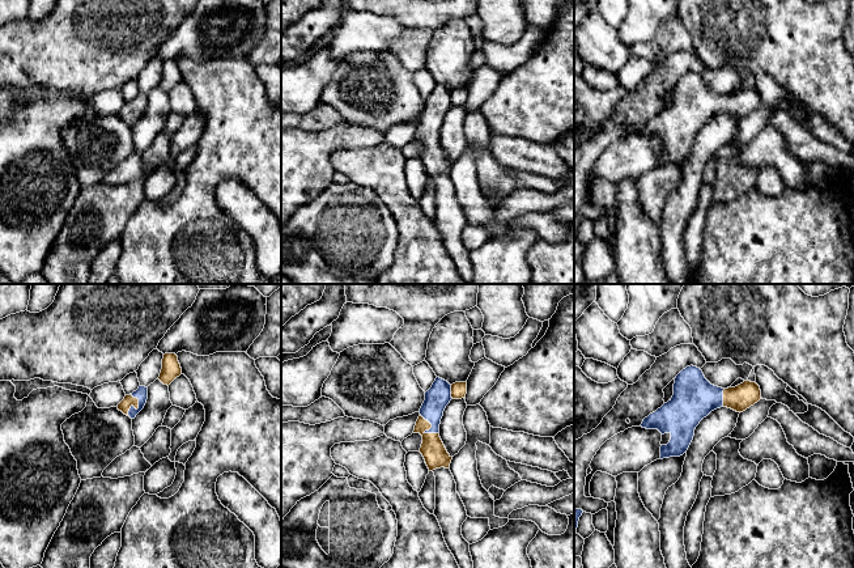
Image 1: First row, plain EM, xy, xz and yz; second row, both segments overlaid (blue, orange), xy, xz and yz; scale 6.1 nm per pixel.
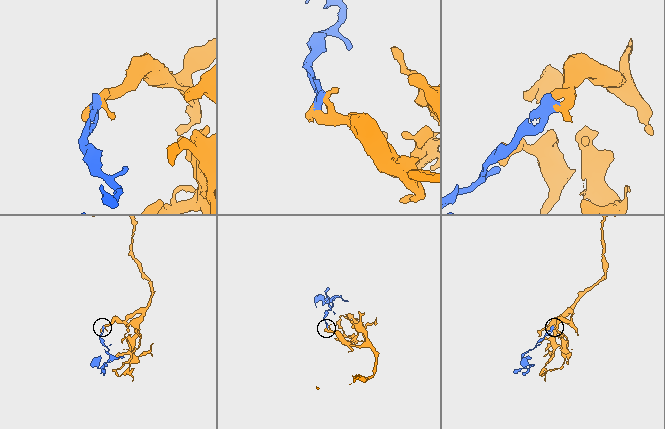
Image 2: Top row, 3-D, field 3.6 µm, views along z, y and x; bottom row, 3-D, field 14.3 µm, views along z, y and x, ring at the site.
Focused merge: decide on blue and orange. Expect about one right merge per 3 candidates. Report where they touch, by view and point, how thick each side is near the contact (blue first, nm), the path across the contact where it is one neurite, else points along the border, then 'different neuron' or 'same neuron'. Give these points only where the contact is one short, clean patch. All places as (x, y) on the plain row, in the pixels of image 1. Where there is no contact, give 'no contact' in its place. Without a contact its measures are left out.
contact xz (430, 135); calibres 150 and 150 nm; way xz (438, 102), (430, 119), (430, 135), (433, 157); same neuron

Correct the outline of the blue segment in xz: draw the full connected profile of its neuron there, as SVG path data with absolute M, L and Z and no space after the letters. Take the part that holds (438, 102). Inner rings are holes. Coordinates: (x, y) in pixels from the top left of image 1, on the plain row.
M437 84L432 94L425 99L425 107L420 115L420 123L416 128L413 140L420 140L422 143L422 151L420 160L422 161L429 178L436 175L449 175L453 164L447 160L441 144L439 144L439 131L443 123L443 118L451 106L466 105L467 89L455 89L450 92L447 88Z

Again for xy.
M139 93L136 98L124 103L124 106L118 111L118 116L131 126L135 126L136 122L144 115L146 106L148 94Z

